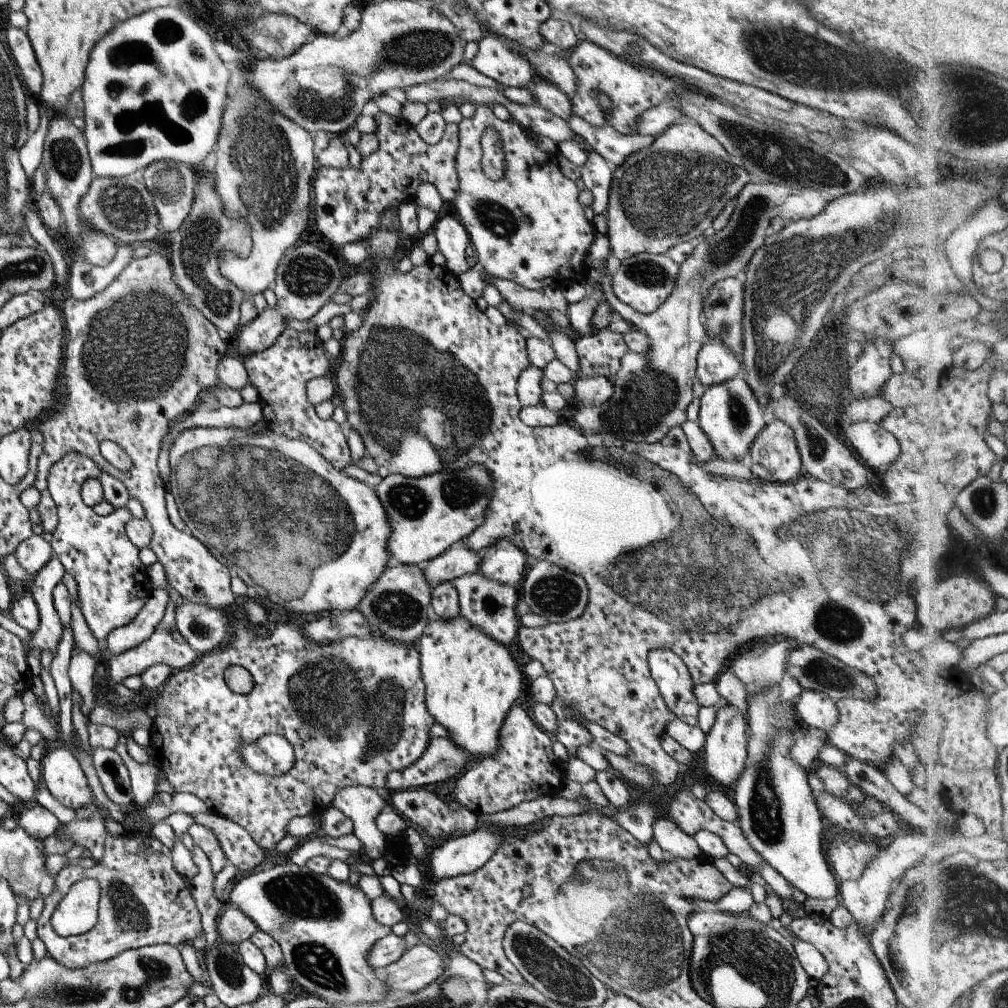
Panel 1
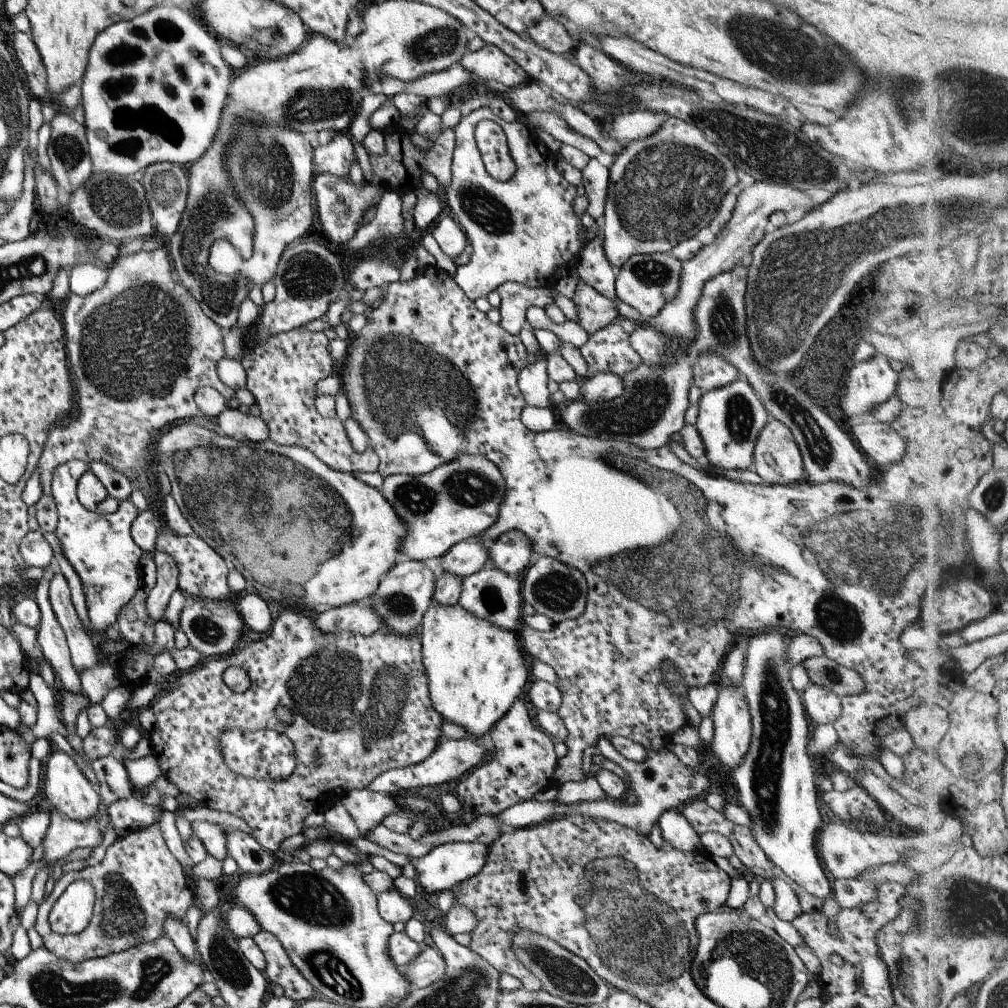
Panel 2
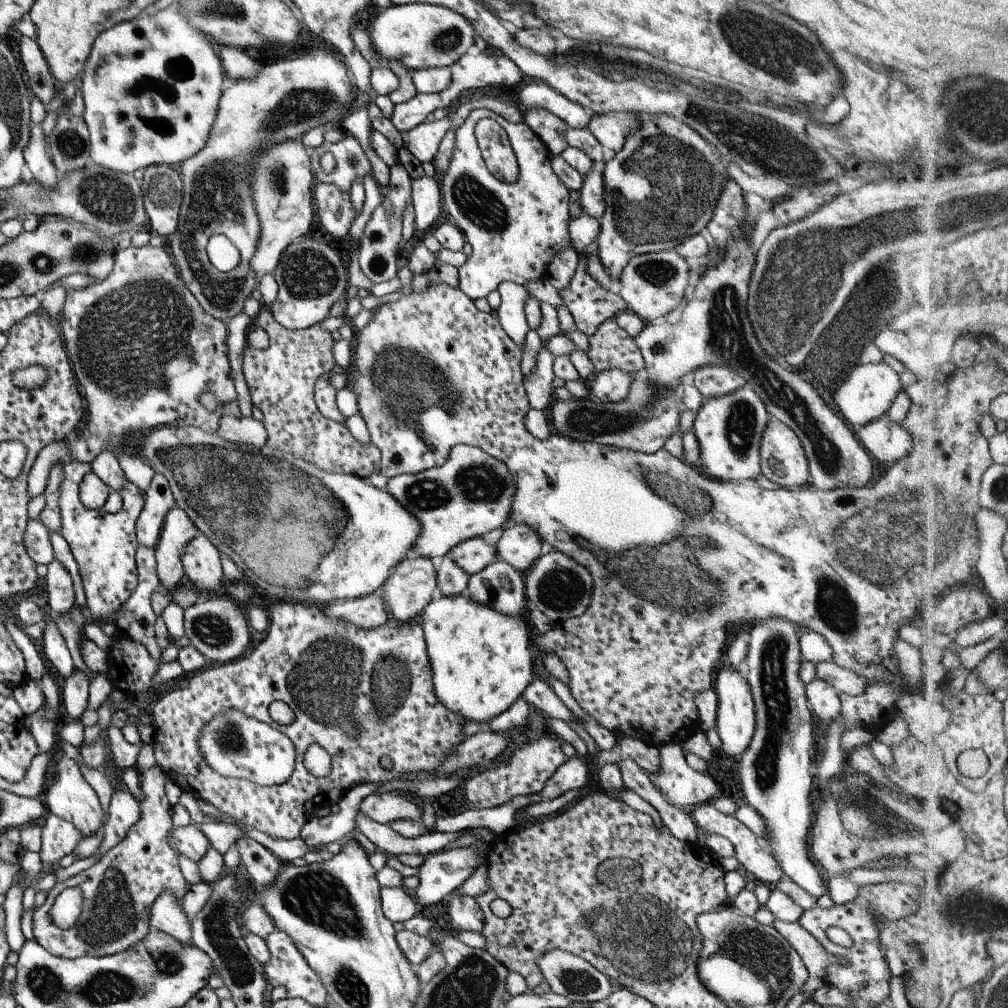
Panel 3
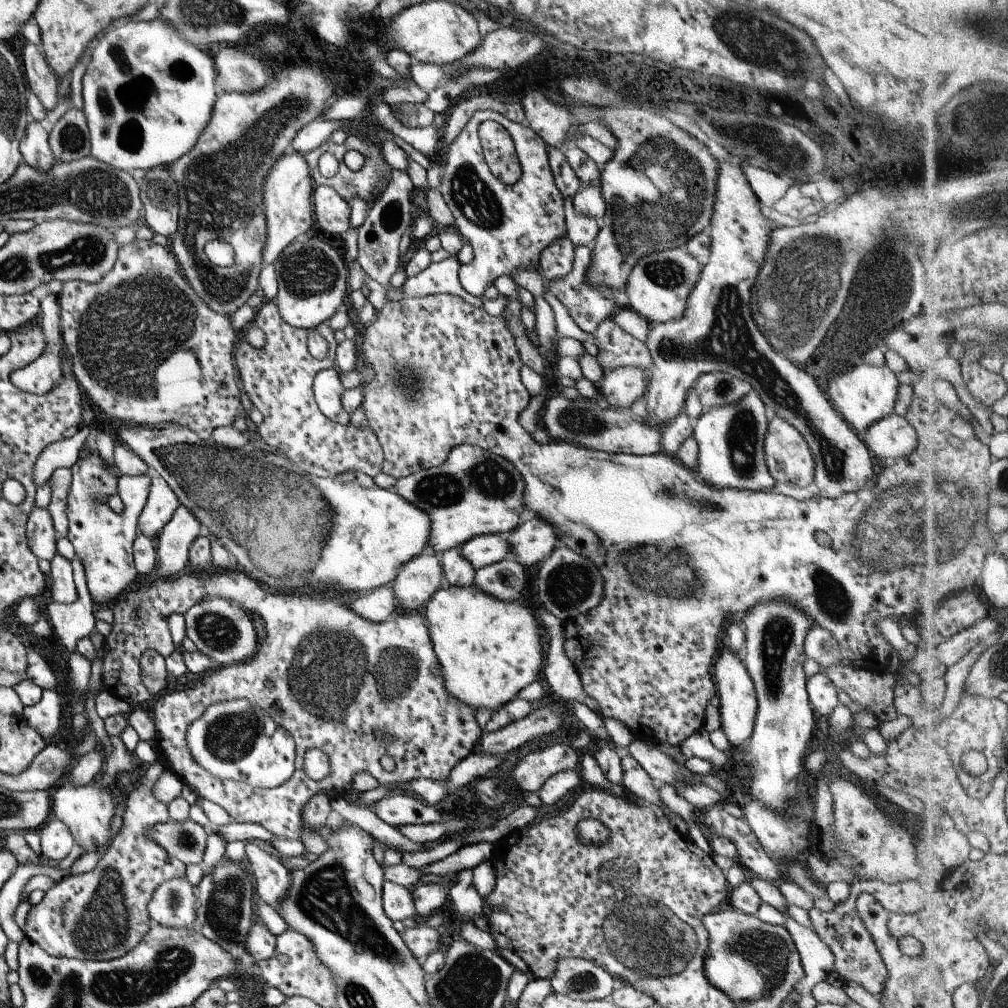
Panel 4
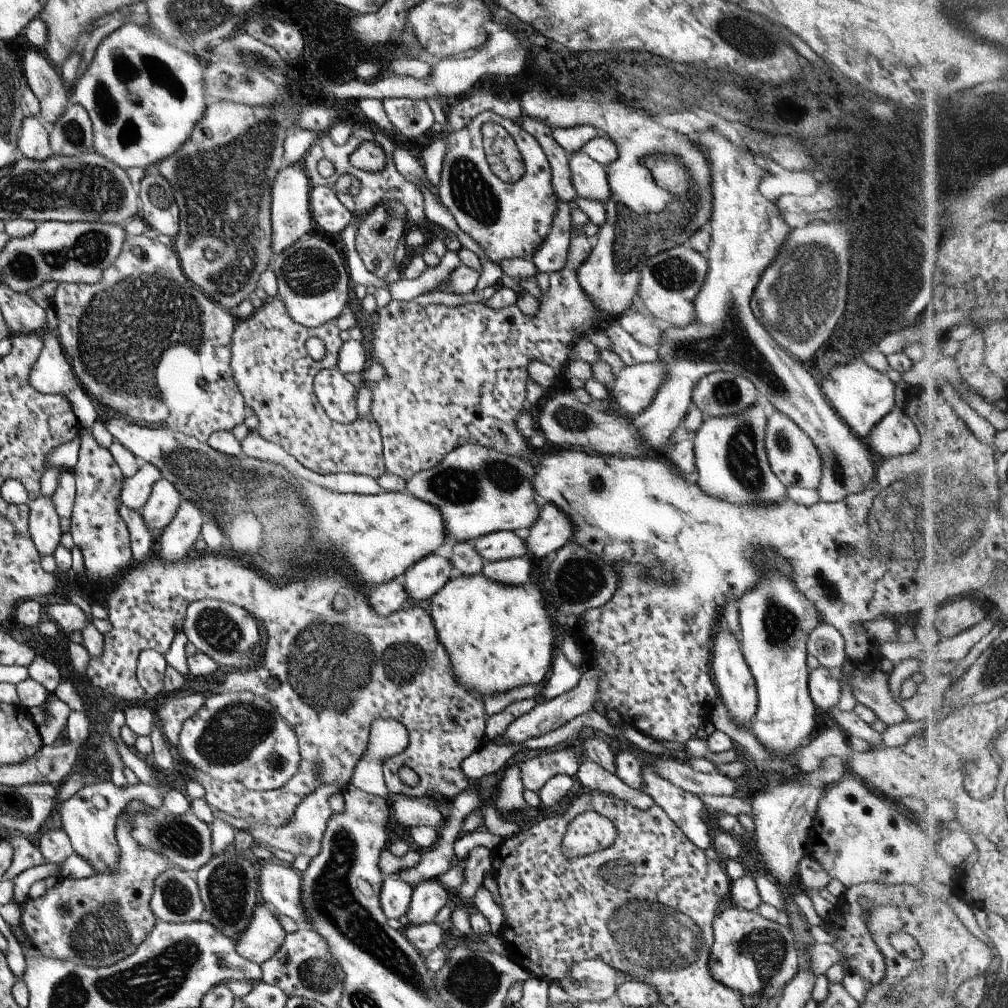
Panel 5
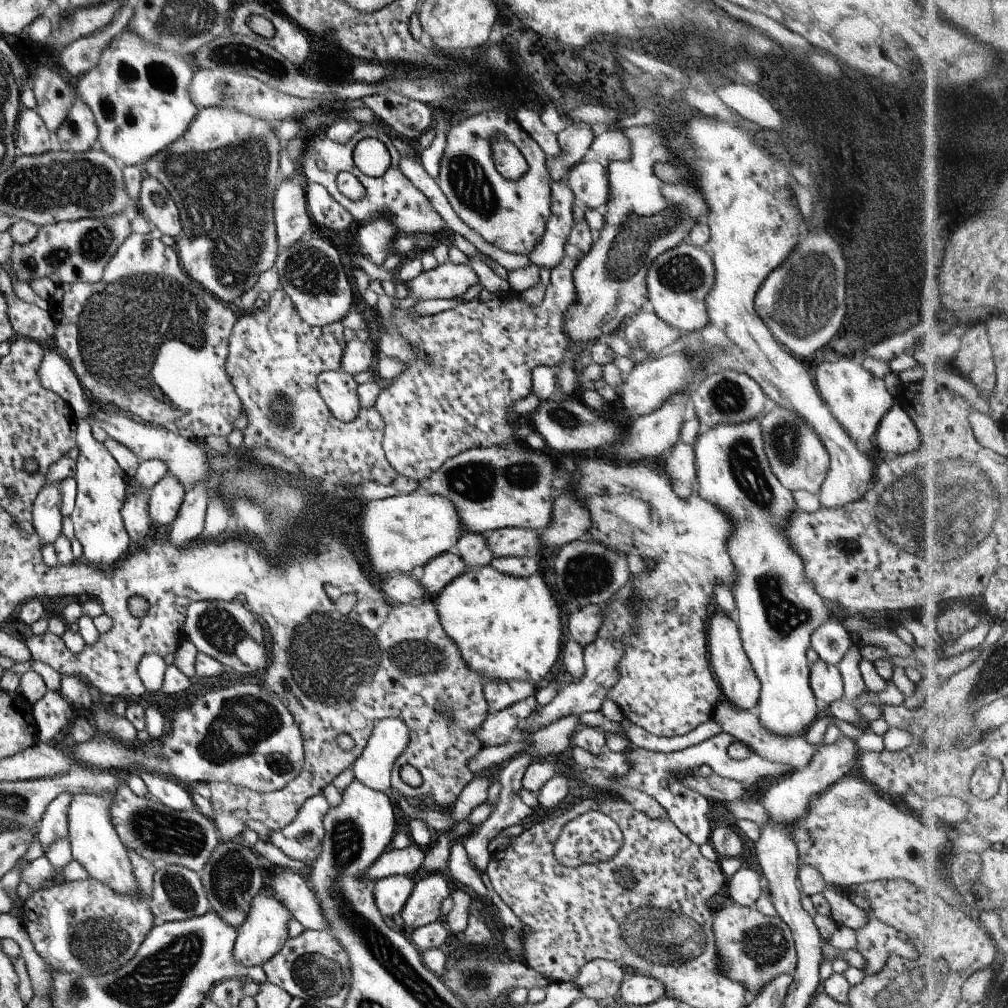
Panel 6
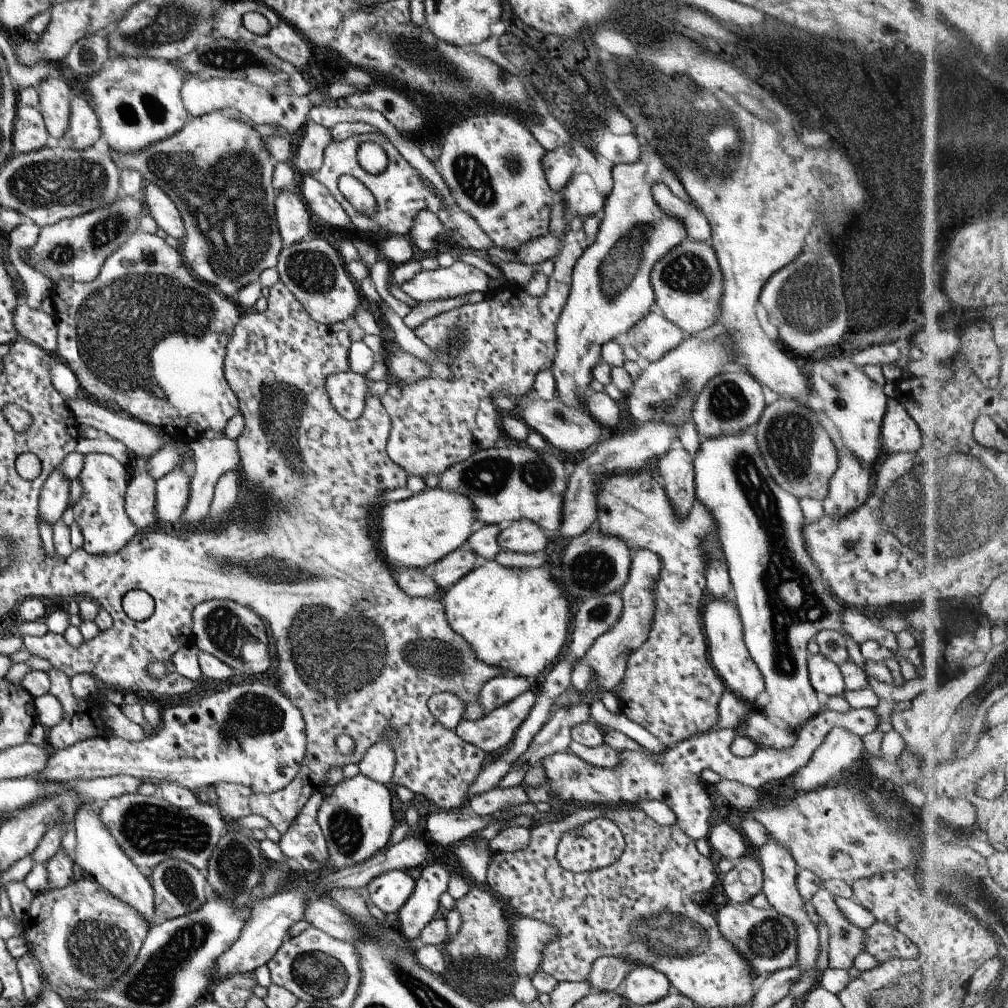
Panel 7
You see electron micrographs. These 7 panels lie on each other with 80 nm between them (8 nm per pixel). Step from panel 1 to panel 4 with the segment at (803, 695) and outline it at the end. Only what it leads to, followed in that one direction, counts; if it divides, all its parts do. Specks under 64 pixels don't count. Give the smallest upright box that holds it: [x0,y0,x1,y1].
[806,670,838,716]

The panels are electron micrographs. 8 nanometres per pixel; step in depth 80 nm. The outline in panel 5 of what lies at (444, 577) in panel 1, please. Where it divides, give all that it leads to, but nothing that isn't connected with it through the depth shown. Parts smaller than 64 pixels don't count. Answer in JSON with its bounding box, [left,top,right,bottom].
[473,531,529,561]

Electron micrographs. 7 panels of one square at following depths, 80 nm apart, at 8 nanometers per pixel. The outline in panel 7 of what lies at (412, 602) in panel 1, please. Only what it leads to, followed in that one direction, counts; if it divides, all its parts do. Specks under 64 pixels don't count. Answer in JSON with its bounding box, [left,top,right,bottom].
[429,547,476,592]

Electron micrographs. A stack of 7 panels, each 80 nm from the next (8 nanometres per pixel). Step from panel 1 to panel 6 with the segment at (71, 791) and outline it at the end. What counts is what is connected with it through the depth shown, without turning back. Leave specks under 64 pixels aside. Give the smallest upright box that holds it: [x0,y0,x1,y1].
[66,794,138,895]

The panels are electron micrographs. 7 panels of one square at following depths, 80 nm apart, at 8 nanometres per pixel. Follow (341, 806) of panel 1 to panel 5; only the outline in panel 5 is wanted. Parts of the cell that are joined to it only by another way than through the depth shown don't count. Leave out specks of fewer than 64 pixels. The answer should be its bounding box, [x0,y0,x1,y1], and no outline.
[390,795,444,830]

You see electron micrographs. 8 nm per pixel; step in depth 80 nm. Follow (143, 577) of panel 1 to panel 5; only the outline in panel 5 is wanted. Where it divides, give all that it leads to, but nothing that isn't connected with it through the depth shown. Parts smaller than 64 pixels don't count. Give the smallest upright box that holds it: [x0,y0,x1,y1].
[69,427,162,586]

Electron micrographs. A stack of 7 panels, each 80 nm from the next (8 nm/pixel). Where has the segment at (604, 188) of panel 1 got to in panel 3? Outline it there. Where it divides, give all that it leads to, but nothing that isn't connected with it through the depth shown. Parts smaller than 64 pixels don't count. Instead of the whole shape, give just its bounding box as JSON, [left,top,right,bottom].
[578,164,604,220]

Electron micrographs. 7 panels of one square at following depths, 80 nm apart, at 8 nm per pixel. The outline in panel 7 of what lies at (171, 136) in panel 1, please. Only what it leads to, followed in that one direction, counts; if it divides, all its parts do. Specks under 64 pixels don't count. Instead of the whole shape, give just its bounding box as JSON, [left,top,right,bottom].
[85,54,189,154]

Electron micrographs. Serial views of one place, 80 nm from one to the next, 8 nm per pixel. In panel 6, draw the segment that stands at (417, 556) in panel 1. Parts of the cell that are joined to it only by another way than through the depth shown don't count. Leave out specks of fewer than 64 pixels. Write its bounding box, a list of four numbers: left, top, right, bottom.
[418,444,558,534]

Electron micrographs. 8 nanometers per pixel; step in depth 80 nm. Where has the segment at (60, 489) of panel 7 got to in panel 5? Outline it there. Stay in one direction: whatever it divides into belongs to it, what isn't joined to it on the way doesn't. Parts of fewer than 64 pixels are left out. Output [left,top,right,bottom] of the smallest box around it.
[28,496,62,556]

